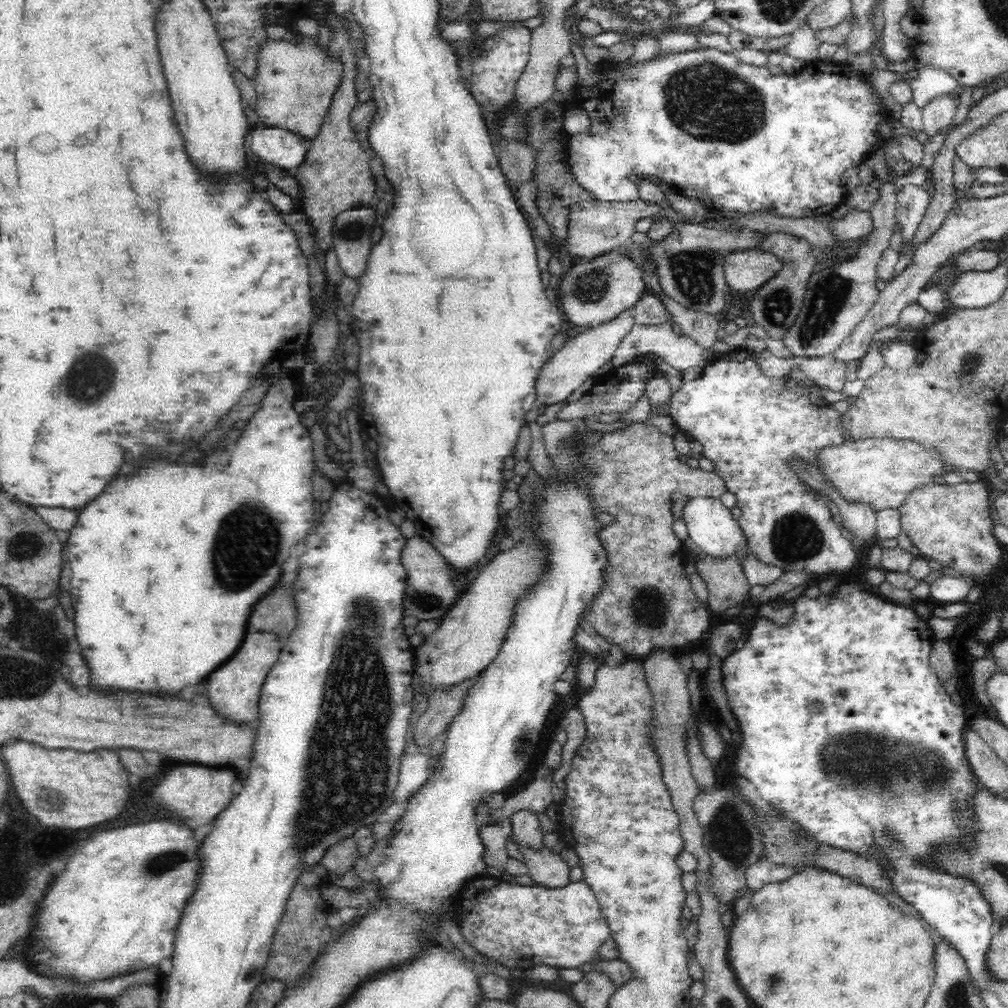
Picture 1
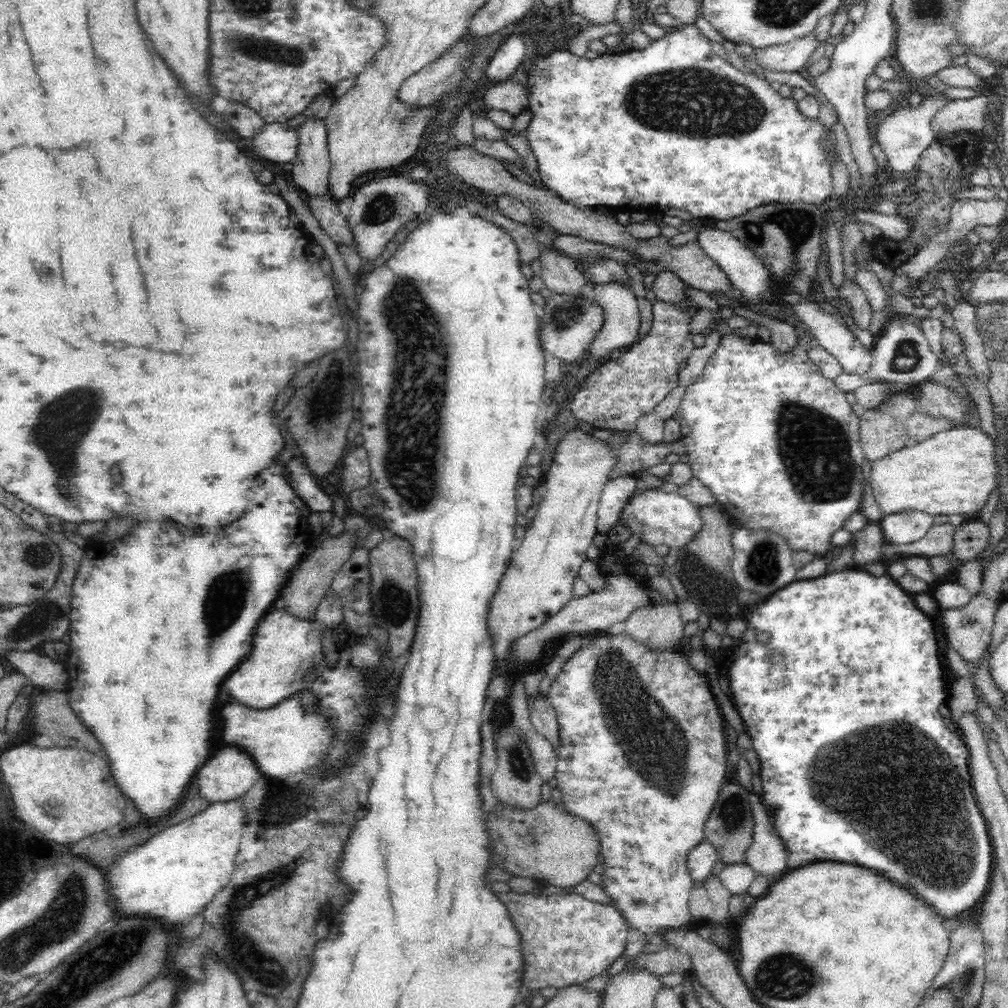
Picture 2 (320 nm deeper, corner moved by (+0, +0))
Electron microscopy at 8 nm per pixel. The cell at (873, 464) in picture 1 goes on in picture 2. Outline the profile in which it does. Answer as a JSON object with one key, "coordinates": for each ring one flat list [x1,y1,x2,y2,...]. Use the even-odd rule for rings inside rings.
{"coordinates":[[960,427,941,431,931,438,911,446,902,447,868,465,867,480,874,489,874,496,884,515,900,510,918,510,932,516,959,514,967,520,976,519,986,506,990,494,998,486,998,461,995,441,979,428]]}

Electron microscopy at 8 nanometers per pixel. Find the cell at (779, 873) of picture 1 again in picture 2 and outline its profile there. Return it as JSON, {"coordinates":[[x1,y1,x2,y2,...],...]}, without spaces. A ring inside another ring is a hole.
{"coordinates":[[738,762,736,776,738,776,738,785,748,791,748,805,750,805,752,822,754,823,752,844,750,844,744,854,744,863,748,864,757,875,766,874,766,876,773,876,773,878,777,880,789,871,787,868,788,851,786,850,783,840,779,837,777,831,774,830,772,819,761,801,761,795,754,791,752,783,754,774,750,764,748,762]]}

